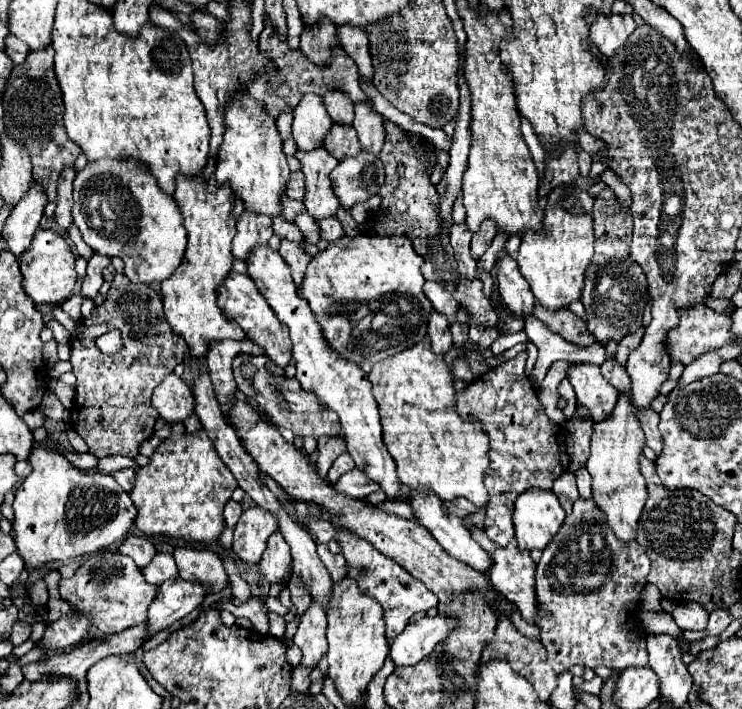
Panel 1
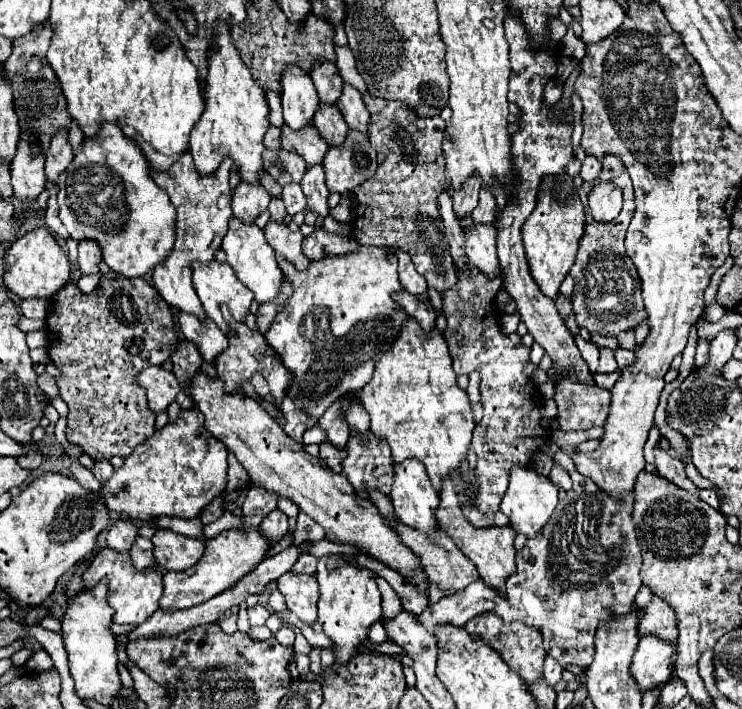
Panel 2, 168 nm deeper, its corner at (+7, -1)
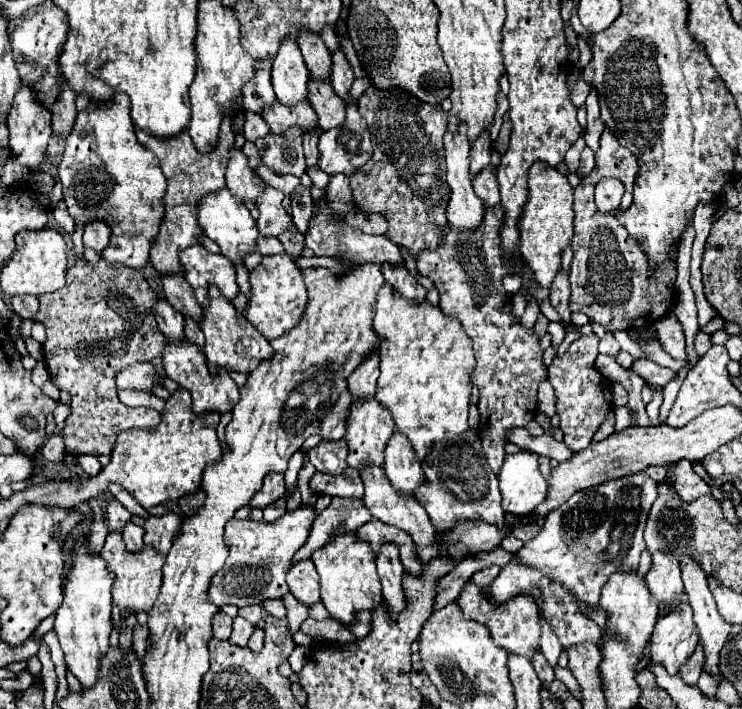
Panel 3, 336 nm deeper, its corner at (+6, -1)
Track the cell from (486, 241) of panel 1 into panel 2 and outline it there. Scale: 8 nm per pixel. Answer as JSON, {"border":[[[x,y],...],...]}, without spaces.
{"border":[[[480,190],[480,202],[476,206],[476,210],[472,212],[472,220],[476,224],[492,224],[496,216],[496,198],[490,190]]]}

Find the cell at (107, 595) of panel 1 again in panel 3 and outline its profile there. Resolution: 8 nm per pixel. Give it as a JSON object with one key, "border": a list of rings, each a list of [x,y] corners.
{"border":[[[111,532],[101,550],[101,558],[107,562],[109,570],[115,574],[113,604],[117,604],[119,610],[131,610],[133,614],[149,612],[149,608],[153,606],[161,590],[161,566],[165,562],[165,556],[159,550],[153,550],[151,546],[145,546],[141,552],[127,552],[121,534]]]}

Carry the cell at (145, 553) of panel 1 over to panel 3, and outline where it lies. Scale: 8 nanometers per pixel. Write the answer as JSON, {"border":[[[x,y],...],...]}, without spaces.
{"border":[[[111,500],[107,504],[107,524],[109,530],[113,532],[123,532],[125,524],[131,520],[131,512],[127,508],[123,508],[117,500]]]}

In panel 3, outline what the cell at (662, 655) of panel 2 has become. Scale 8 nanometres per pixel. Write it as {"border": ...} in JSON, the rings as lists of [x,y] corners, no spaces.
{"border":[[[687,602],[681,608],[681,614],[667,614],[657,620],[649,660],[653,664],[661,664],[669,674],[677,674],[677,670],[689,660],[689,654],[695,650],[697,626],[693,626],[693,612]]]}

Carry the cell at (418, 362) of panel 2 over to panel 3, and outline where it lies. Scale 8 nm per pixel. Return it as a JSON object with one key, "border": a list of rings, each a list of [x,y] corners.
{"border":[[[389,284],[377,294],[373,326],[385,336],[379,348],[381,376],[377,380],[375,398],[391,412],[395,430],[407,436],[415,456],[421,462],[429,462],[449,444],[449,438],[469,428],[469,372],[473,368],[471,340],[455,318],[447,318],[429,302],[405,302]]]}

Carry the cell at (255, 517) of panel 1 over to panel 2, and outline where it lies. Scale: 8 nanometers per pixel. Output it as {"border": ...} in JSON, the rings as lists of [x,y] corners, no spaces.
{"border":[[[250,486],[246,500],[242,504],[242,518],[244,518],[244,530],[248,528],[258,528],[262,518],[276,508],[278,496],[260,488],[260,486]]]}

